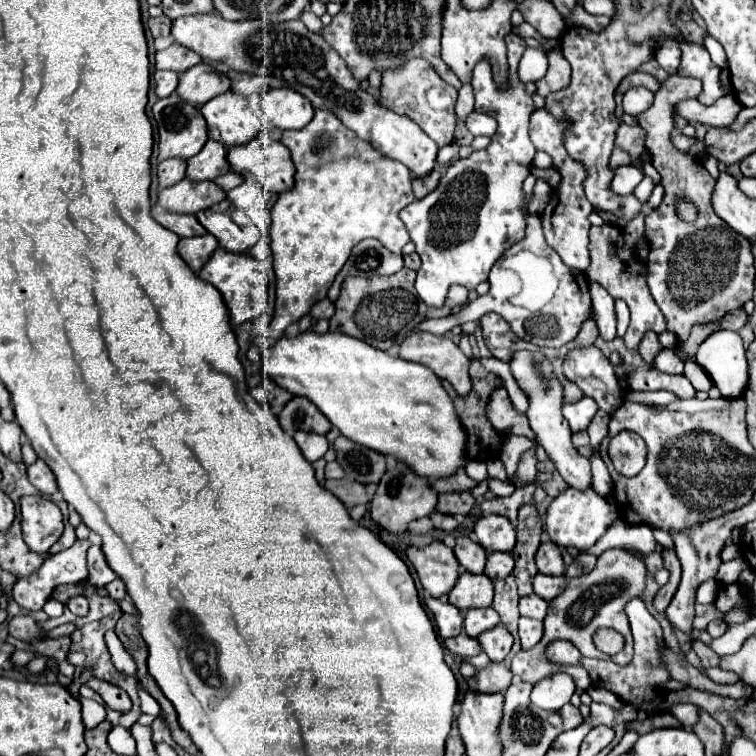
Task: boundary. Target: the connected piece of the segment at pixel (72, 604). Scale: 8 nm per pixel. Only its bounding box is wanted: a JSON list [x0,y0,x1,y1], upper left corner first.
[67,595,89,617]

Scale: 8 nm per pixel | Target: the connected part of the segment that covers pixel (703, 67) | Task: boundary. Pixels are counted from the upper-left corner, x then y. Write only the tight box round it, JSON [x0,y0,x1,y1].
[679,43,725,105]

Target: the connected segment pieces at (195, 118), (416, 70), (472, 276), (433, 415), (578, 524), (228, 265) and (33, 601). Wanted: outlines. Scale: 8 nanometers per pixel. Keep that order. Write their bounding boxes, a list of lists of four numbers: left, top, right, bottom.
[[153,93,207,161],[379,59,457,147],[401,33,535,307],[263,331,467,477],[545,487,617,551],[199,249,269,325],[13,539,91,609]]

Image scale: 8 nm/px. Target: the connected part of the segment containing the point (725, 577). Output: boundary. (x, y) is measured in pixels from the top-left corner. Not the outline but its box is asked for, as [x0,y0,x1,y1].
[715,557,747,585]

